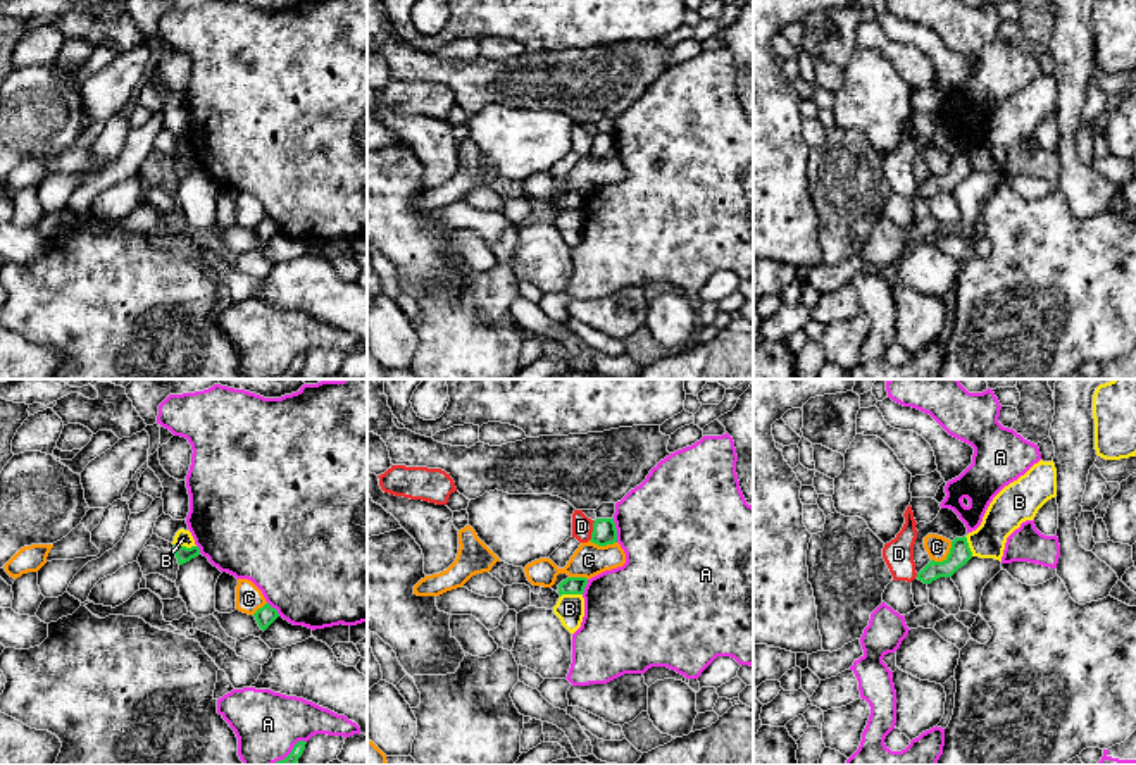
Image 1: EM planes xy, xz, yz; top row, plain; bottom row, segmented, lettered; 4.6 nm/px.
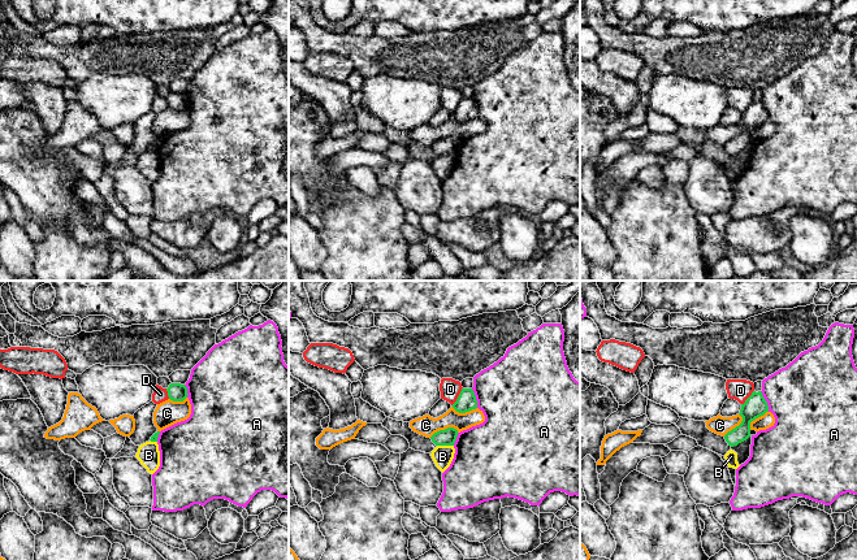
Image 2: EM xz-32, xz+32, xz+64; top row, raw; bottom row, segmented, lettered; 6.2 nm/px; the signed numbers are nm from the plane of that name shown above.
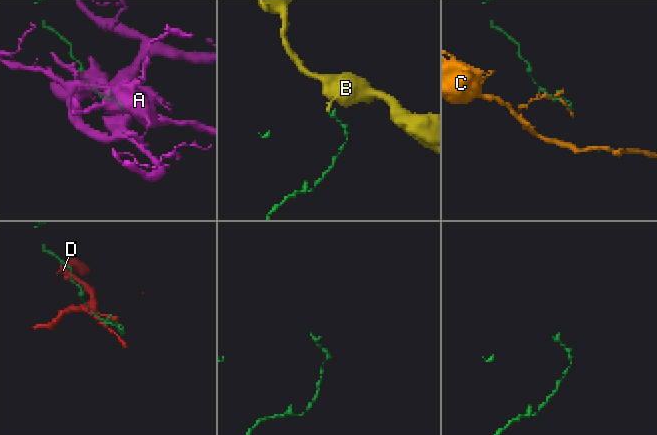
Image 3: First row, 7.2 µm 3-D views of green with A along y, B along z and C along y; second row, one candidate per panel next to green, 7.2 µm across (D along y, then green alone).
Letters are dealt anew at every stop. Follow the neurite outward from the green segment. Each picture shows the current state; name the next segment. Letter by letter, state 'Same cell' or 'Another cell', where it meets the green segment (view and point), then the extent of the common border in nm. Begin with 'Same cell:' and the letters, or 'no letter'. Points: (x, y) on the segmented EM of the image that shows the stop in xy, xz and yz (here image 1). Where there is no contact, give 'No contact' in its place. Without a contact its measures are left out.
Same cell: no letter
A: Another cell. Touches green at xz (616, 531). Shared border 110 nm
B: Another cell. Touches green at xy (185, 547). Shared border 110 nm
C: Another cell. Touches green at yz (947, 557). Shared border 140 nm
D: Another cell. Touches green at xz (593, 531). Shared border 100 nm

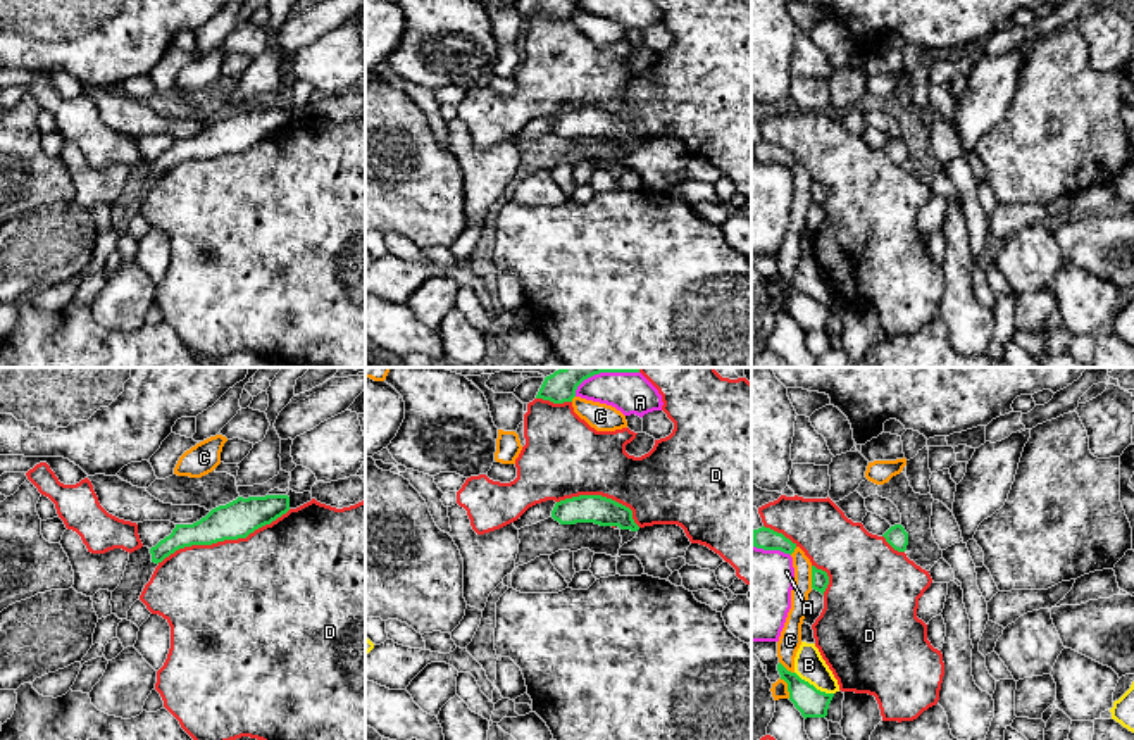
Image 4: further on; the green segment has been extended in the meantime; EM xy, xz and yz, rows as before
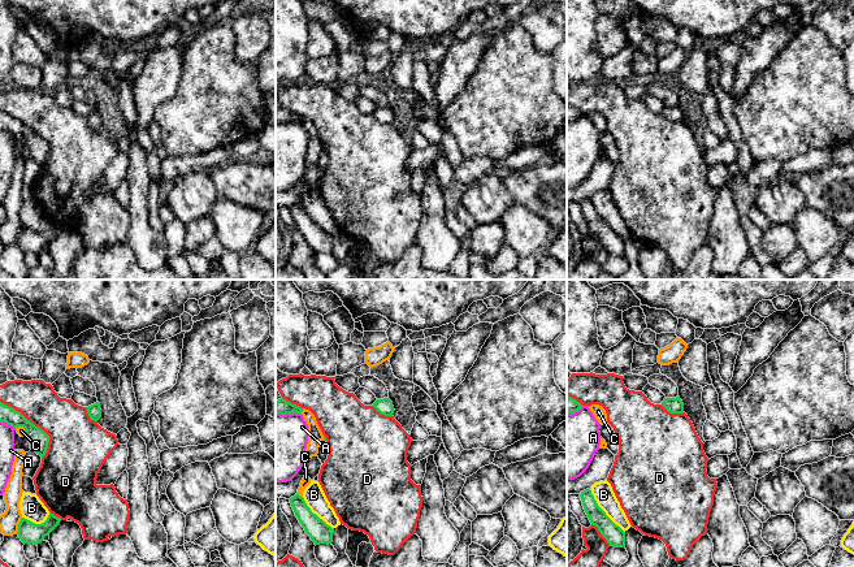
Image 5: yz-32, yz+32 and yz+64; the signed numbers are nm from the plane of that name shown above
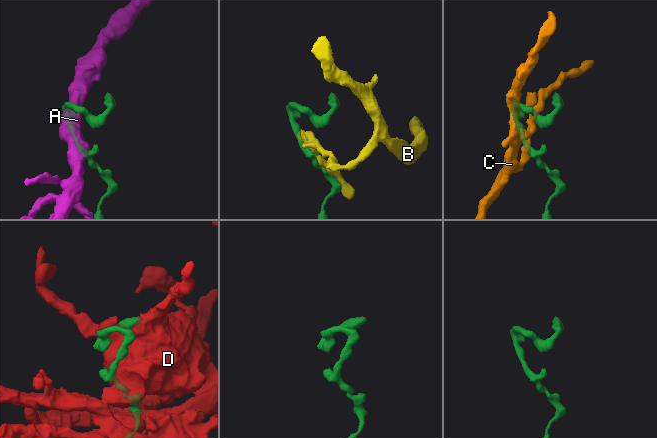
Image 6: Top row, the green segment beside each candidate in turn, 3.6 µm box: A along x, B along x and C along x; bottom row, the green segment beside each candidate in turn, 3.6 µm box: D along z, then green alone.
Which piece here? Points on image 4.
Same cell: no letter
A: Another cell. Touches green at xz (604, 371). Shared border 320 nm
B: Another cell. Touches green at yz (812, 685). Shared border 220 nm
C: Another cell. Touches green at yz (812, 576). Shared border 100 nm
D: Another cell. Touches green at xy (223, 540). Shared border 650 nm

